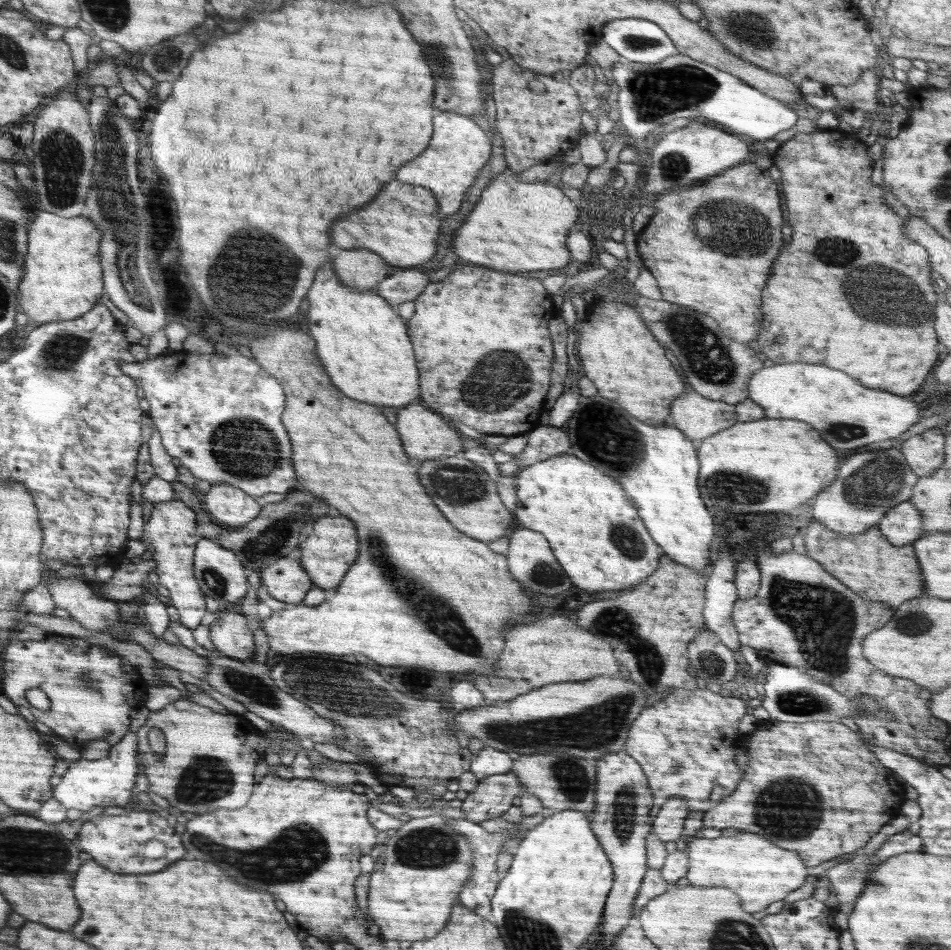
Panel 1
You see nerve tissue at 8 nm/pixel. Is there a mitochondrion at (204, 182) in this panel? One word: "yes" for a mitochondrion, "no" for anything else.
no

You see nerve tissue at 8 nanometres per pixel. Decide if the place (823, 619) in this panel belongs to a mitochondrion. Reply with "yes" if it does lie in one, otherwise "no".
yes

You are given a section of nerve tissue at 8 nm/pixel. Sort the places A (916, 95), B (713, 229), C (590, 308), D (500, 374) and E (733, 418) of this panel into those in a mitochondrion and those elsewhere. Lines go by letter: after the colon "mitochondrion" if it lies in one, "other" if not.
A: other
B: mitochondrion
C: other
D: mitochondrion
E: other

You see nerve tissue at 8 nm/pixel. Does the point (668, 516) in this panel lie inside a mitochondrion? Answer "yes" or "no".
no

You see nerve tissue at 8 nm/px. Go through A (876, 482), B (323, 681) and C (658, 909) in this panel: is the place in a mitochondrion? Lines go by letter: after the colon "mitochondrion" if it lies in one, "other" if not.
A: mitochondrion
B: mitochondrion
C: other

